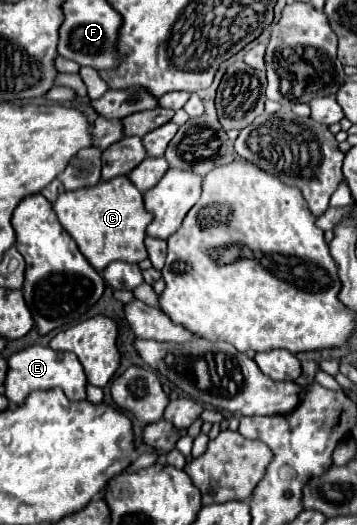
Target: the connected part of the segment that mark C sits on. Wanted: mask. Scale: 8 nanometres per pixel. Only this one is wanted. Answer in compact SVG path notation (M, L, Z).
M127 176L99 182L91 188L63 192L55 200L53 210L61 226L77 242L81 254L97 272L103 272L115 260L139 264L147 258L143 240L145 228L153 220L153 216L143 208L143 196L135 190Z

